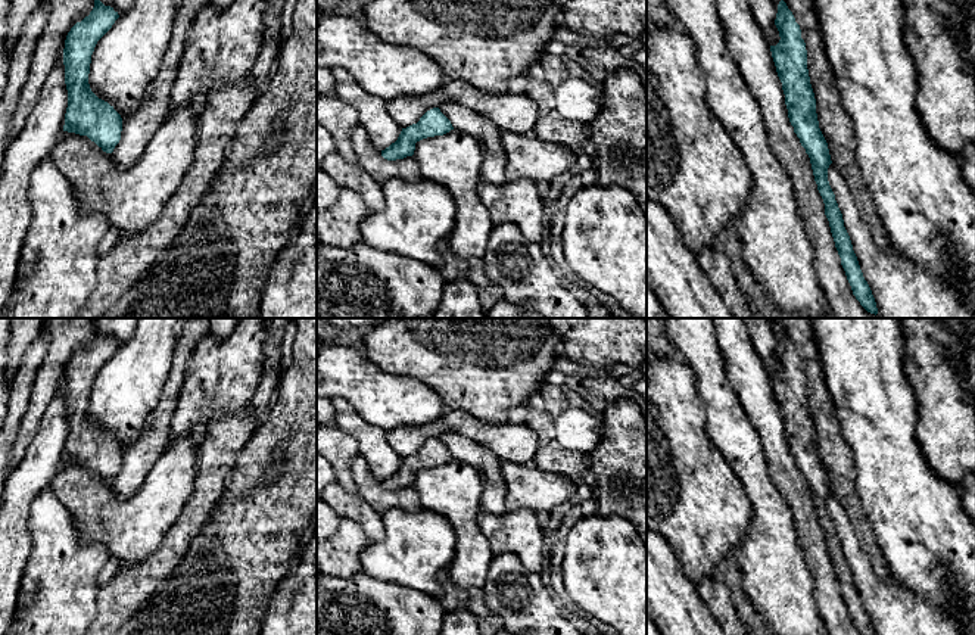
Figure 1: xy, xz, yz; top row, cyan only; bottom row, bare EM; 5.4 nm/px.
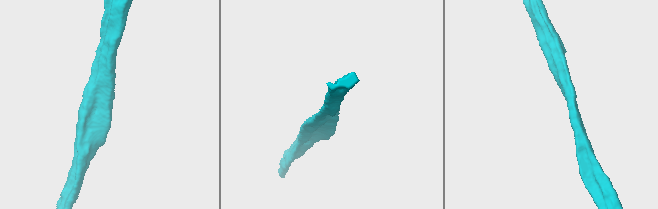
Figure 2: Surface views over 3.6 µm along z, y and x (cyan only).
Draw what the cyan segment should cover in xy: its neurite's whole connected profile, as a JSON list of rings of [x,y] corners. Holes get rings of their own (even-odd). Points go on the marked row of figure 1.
[[[94,0],[88,16],[77,22],[66,35],[63,49],[68,108],[63,131],[87,136],[103,152],[112,153],[121,140],[122,118],[90,88],[91,55],[97,41],[119,18],[110,6]]]

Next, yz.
[[[784,0],[778,4],[775,25],[781,40],[776,46],[770,46],[770,52],[782,83],[789,122],[810,158],[814,181],[825,203],[825,215],[853,295],[867,312],[876,315],[875,298],[863,277],[844,227],[842,214],[828,181],[828,168],[832,161],[828,143],[819,128],[816,99],[807,69],[806,43],[801,38],[800,25]]]

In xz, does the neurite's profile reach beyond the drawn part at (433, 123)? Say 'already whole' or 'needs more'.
already whole

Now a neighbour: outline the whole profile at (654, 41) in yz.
[[[655,25],[652,29],[647,28],[647,199],[666,208],[686,248],[698,255],[704,248],[717,246],[719,236],[731,224],[739,224],[751,189],[751,174],[739,147],[732,141],[705,102],[705,81],[698,69],[695,52],[692,38],[682,28],[672,29],[663,25]]]

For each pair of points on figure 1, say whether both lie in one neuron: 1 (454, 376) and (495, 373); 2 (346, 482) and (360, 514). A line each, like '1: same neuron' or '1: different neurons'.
1: same neuron
2: different neurons

